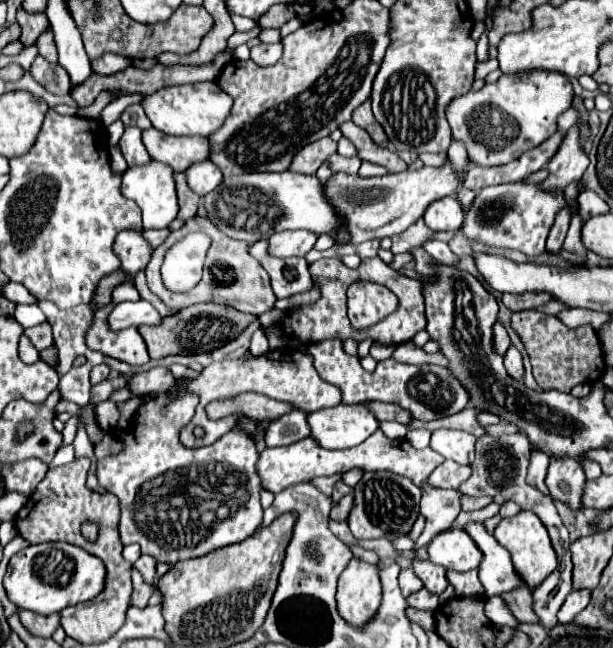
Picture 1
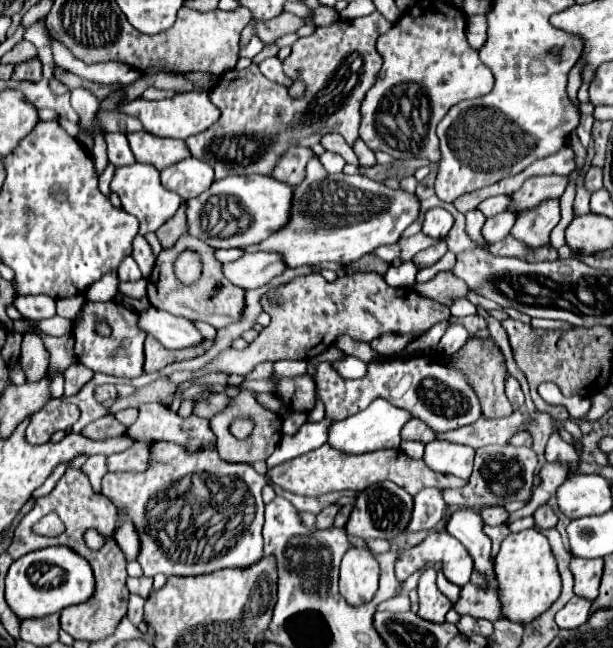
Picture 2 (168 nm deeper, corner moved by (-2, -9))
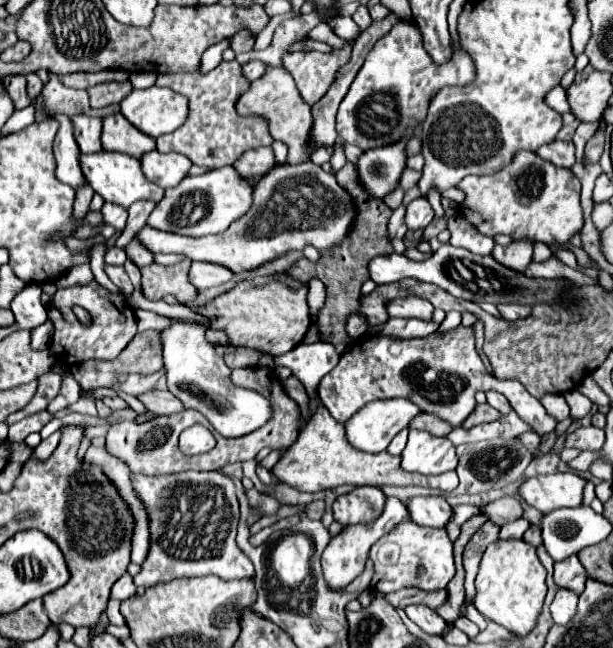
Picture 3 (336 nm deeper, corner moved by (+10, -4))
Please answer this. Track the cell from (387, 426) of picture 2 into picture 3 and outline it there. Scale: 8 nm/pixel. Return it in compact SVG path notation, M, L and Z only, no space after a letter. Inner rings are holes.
M384 399L384 401L372 401L368 405L364 405L356 415L352 415L346 423L346 437L348 441L360 449L360 451L370 451L370 453L378 453L384 451L390 441L410 423L412 417L416 417L420 413L420 409L416 405L412 405L406 399Z

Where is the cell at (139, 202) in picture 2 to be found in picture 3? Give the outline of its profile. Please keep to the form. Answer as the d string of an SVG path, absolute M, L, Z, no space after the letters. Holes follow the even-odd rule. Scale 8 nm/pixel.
M102 151L102 153L92 153L92 155L80 155L80 163L82 163L84 177L90 181L92 189L104 197L104 201L110 201L110 203L116 203L116 205L128 209L136 201L158 203L164 197L164 189L144 177L140 161L132 155Z

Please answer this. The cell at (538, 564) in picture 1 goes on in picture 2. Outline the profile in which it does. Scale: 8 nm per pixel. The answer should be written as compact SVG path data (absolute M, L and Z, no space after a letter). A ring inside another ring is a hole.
M536 528L510 534L494 560L494 576L498 584L498 598L502 606L502 616L516 624L534 622L544 610L548 610L560 596L562 584L556 570L556 560L550 552L548 538Z

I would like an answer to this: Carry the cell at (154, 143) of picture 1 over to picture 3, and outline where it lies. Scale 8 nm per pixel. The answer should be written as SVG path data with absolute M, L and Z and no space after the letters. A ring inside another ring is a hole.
M118 113L104 119L102 145L104 151L120 151L140 159L144 153L156 149L156 139L138 131L124 115Z

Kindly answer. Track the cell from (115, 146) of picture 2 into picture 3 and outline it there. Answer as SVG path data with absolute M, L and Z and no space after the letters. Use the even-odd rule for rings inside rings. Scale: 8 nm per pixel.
M72 117L74 123L74 135L76 143L80 145L82 153L100 153L102 151L102 141L100 141L100 129L102 129L102 119L96 117Z

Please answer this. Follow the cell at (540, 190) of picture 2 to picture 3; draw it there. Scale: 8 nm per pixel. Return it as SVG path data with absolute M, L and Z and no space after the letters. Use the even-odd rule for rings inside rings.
M518 151L510 165L502 171L486 177L468 175L458 183L458 189L466 193L466 201L460 203L460 213L484 235L494 237L496 233L506 233L512 239L530 237L532 241L542 241L546 245L564 245L584 227L584 211L580 207L580 181L570 169L554 167L548 161L542 161L532 151Z

